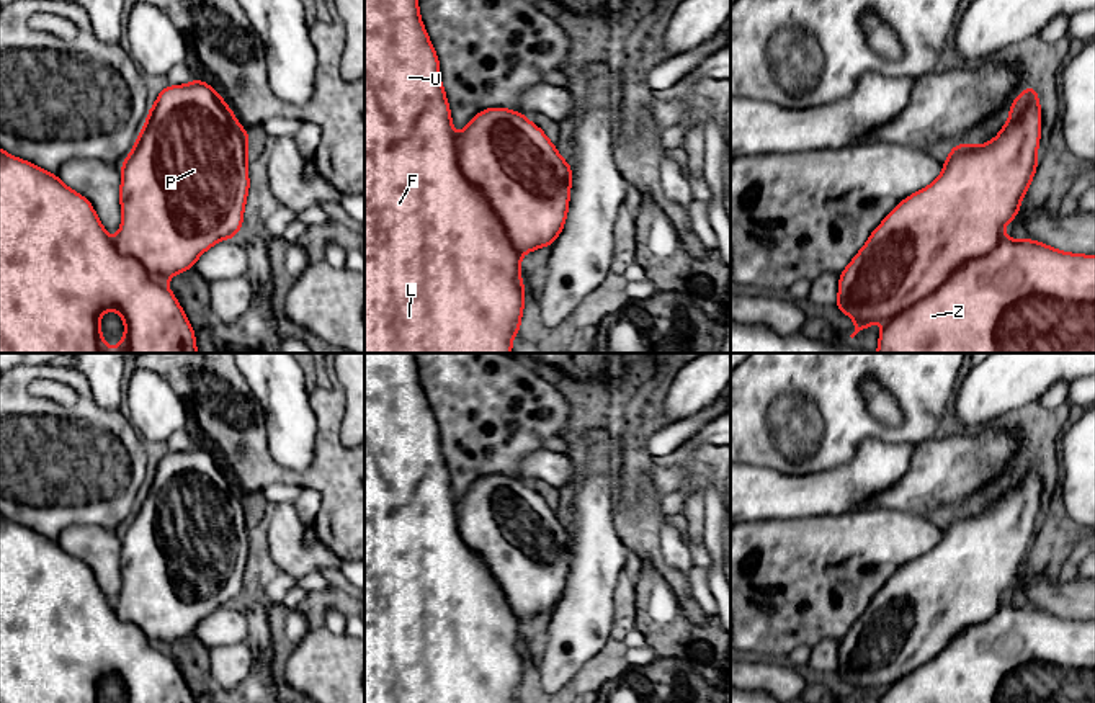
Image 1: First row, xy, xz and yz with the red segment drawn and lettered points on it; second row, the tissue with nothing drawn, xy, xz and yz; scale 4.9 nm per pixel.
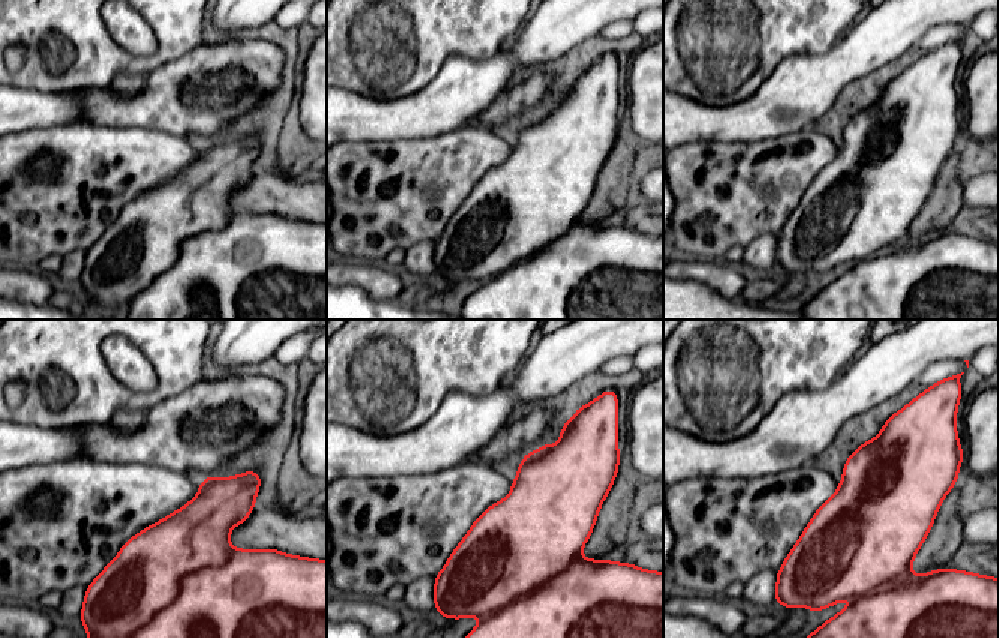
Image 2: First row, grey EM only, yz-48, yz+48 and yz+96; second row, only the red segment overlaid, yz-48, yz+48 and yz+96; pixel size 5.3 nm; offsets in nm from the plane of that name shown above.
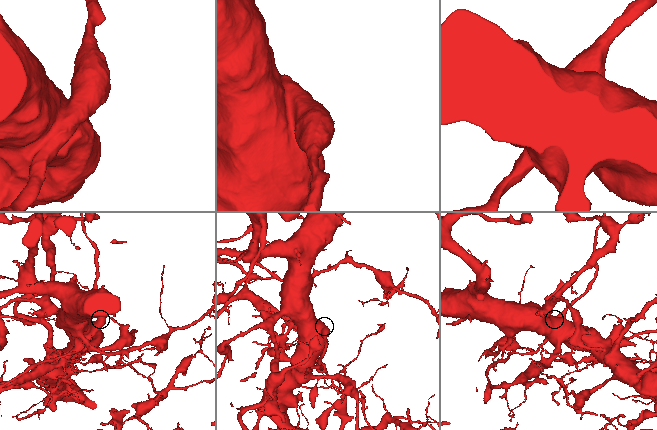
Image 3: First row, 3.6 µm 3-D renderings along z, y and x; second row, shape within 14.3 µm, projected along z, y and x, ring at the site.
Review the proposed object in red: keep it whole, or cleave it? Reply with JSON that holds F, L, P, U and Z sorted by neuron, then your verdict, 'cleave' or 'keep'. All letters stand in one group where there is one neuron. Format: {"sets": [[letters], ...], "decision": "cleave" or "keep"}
{"sets": [["F", "L", "U", "Z"], ["P"]], "decision": "cleave"}

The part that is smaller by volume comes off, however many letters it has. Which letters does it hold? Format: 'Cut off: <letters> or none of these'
Cut off: P

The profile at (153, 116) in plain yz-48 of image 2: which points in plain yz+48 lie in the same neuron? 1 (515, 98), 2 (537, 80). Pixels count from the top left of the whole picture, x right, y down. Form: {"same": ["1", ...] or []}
{"same": ["1", "2"]}

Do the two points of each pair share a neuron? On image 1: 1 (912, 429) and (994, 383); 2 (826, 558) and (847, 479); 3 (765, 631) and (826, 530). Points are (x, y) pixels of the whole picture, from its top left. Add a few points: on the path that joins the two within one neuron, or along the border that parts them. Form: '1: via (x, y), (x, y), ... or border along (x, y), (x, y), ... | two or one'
1: border along (960, 381), (947, 425) | two
2: border along (863, 509), (804, 515), (800, 519) | two
3: via (777, 607), (826, 555) | one

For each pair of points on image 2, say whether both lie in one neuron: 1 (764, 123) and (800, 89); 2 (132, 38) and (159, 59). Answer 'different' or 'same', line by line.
1: same
2: different

